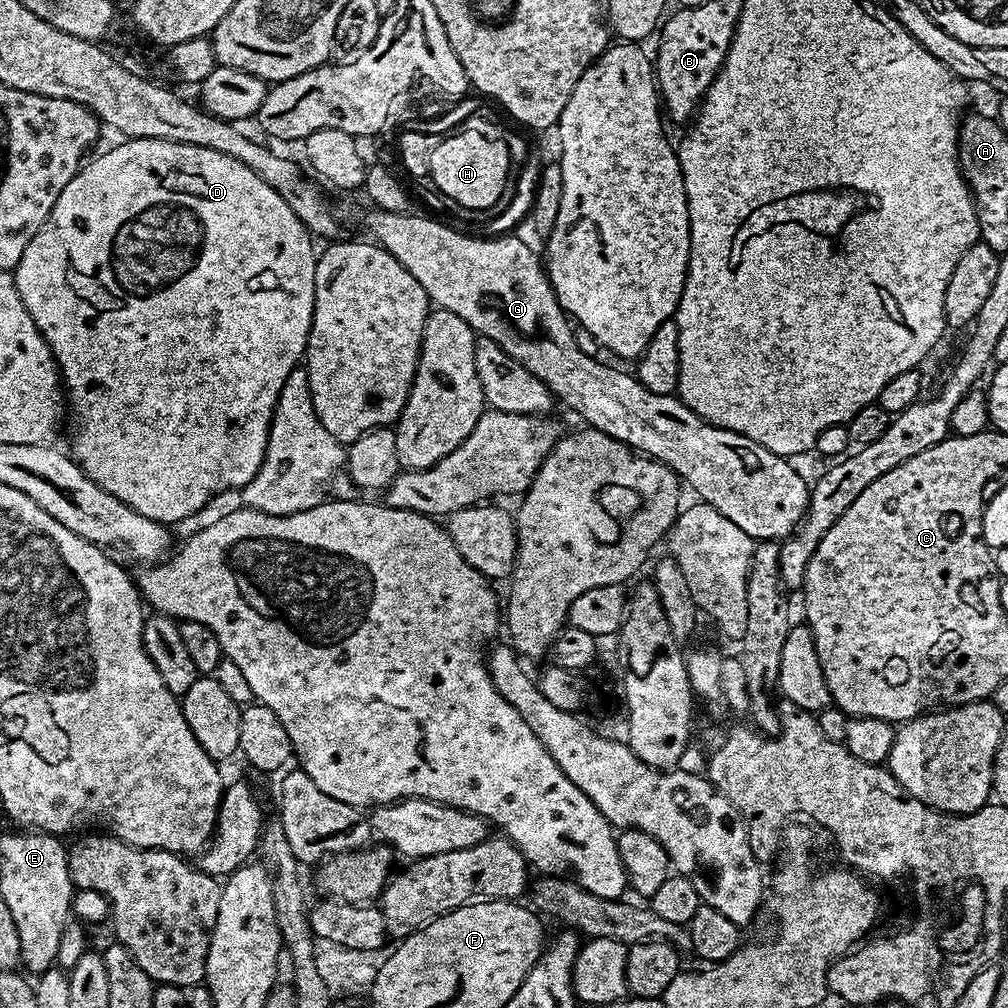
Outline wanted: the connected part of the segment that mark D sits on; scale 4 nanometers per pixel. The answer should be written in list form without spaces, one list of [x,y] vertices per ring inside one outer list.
[[[131,138],[120,143],[124,144],[110,149],[109,152],[102,153],[97,160],[89,159],[76,173],[76,177],[68,183],[66,190],[62,190],[62,194],[58,194],[58,202],[54,202],[54,210],[50,210],[50,214],[38,230],[38,234],[34,234],[34,238],[30,238],[26,250],[22,250],[22,258],[14,270],[14,275],[18,286],[18,294],[30,314],[30,318],[34,318],[42,338],[50,346],[52,359],[55,360],[56,367],[60,370],[60,379],[63,391],[66,393],[67,403],[69,405],[72,403],[72,416],[76,419],[76,429],[72,432],[70,452],[76,463],[94,483],[102,486],[102,490],[114,494],[114,498],[126,502],[131,508],[138,510],[138,514],[142,514],[151,520],[157,520],[158,523],[165,526],[173,526],[172,524],[178,523],[179,520],[184,520],[187,516],[202,511],[219,492],[228,492],[231,488],[242,490],[251,480],[256,478],[266,454],[267,435],[236,436],[236,431],[255,412],[268,414],[275,409],[282,393],[285,391],[288,375],[305,359],[308,351],[308,335],[312,329],[312,315],[314,314],[314,274],[316,273],[318,252],[317,249],[312,249],[313,237],[305,228],[304,223],[296,217],[294,210],[290,210],[290,206],[286,206],[284,199],[270,186],[266,186],[266,182],[262,182],[262,178],[258,178],[258,174],[254,174],[254,170],[250,170],[250,166],[242,166],[242,162],[238,162],[226,154],[218,154],[218,150],[206,150],[206,146],[190,146],[189,144],[179,144],[169,140],[134,140]]]

